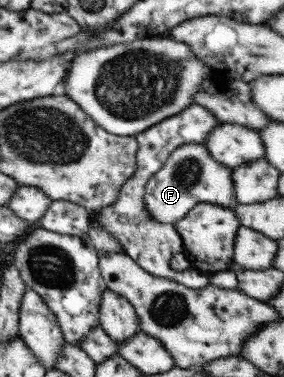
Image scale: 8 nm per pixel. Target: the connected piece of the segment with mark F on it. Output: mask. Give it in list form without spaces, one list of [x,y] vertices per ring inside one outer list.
[[[200,143],[180,145],[168,155],[164,165],[146,181],[143,201],[145,211],[155,221],[168,224],[182,219],[198,203],[230,207],[232,210],[237,205],[231,170],[216,162],[205,145]]]

